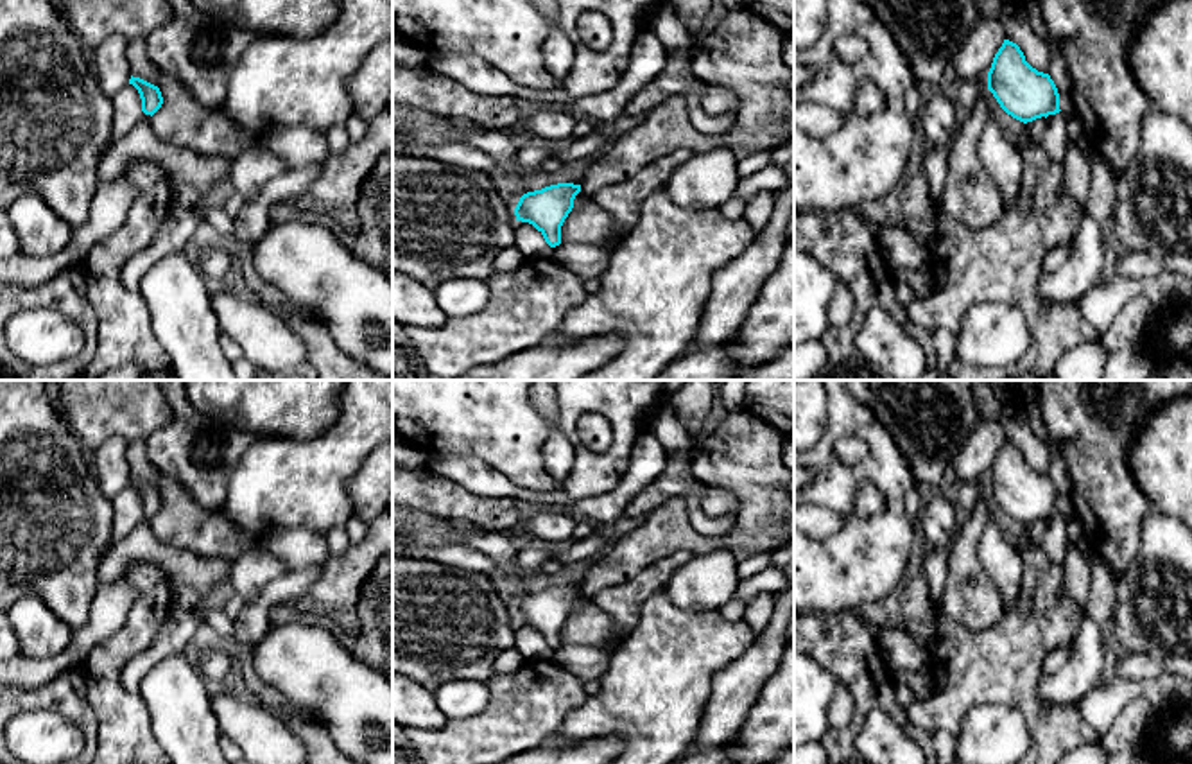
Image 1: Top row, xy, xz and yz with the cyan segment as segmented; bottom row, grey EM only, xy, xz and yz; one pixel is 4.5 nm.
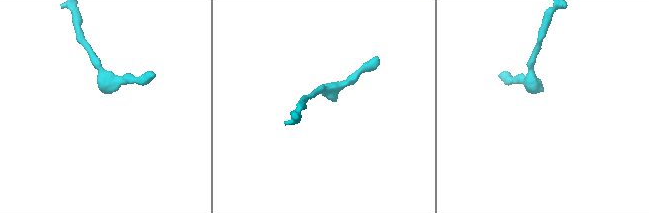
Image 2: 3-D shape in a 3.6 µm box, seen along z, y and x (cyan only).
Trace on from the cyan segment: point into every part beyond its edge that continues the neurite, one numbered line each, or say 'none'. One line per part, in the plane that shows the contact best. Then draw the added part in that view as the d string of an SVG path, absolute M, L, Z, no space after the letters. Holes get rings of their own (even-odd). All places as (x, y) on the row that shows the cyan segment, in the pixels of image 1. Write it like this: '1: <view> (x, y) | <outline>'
1: yz (1056, 138) | M1059 111L1056 115L1049 115L1047 118L1052 126L1045 131L1041 147L1052 161L1063 163L1068 140L1072 138L1065 122L1065 113Z

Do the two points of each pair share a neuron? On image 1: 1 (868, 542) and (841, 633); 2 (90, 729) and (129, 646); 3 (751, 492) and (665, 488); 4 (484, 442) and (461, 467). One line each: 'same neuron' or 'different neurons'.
1: different neurons
2: different neurons
3: different neurons
4: different neurons

